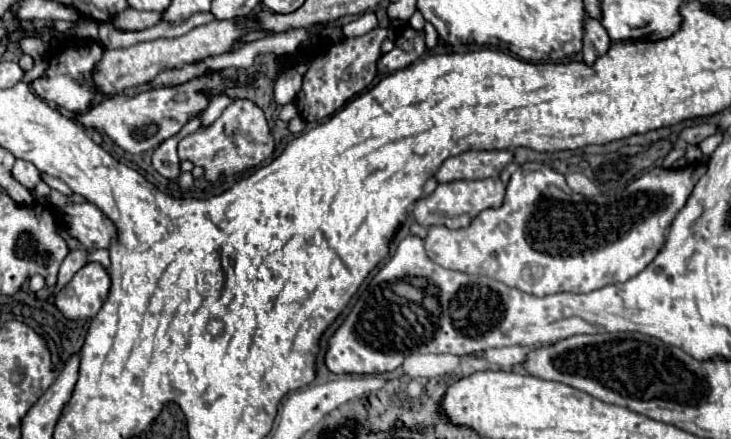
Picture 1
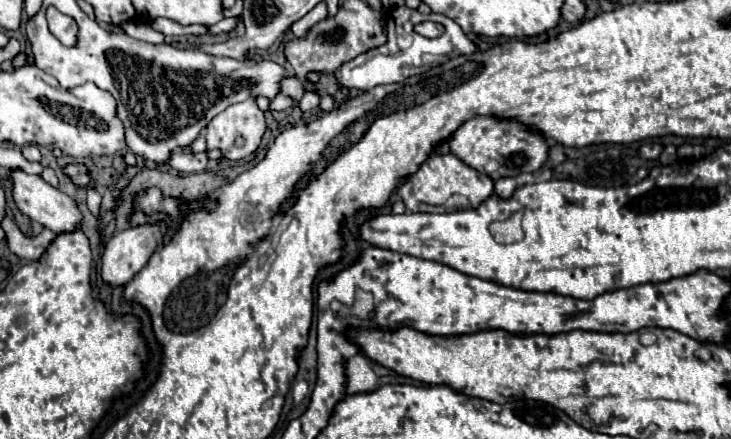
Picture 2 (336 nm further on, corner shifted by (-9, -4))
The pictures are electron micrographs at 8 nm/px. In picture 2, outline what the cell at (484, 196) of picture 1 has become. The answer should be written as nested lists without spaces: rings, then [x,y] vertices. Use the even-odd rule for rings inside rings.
[[[432,153],[428,157],[428,161],[418,169],[418,173],[410,175],[400,187],[400,197],[404,201],[404,205],[408,207],[408,211],[424,211],[424,207],[432,207],[432,205],[444,205],[452,195],[464,195],[472,207],[478,207],[482,201],[486,201],[492,193],[494,193],[494,181],[488,179],[488,175],[464,165],[458,157],[450,155],[438,155]]]

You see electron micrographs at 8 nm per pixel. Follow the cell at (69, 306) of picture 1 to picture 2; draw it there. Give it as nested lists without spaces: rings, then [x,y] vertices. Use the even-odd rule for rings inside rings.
[[[138,225],[116,233],[102,255],[102,281],[110,287],[126,285],[148,263],[164,233],[164,225]]]

